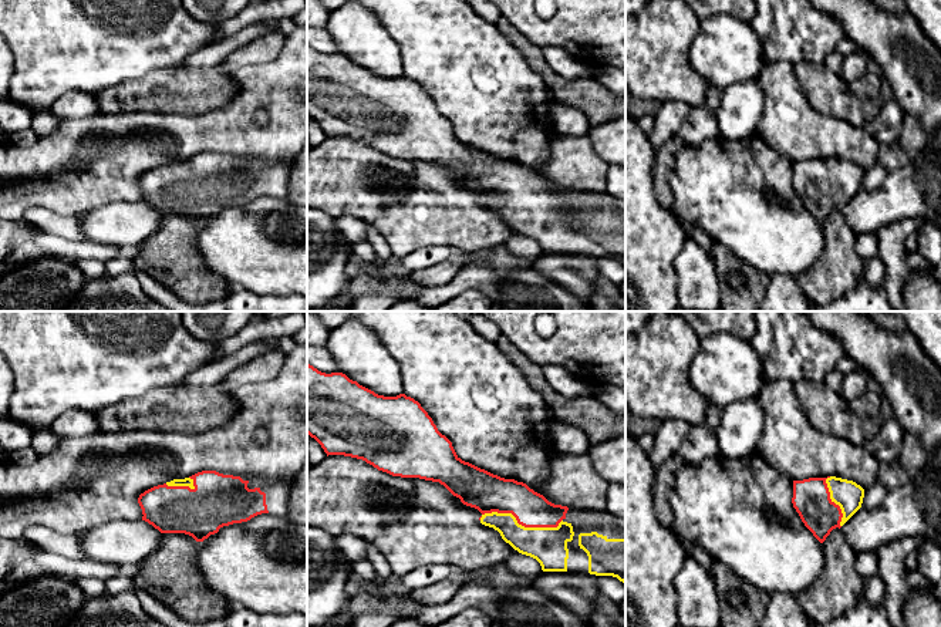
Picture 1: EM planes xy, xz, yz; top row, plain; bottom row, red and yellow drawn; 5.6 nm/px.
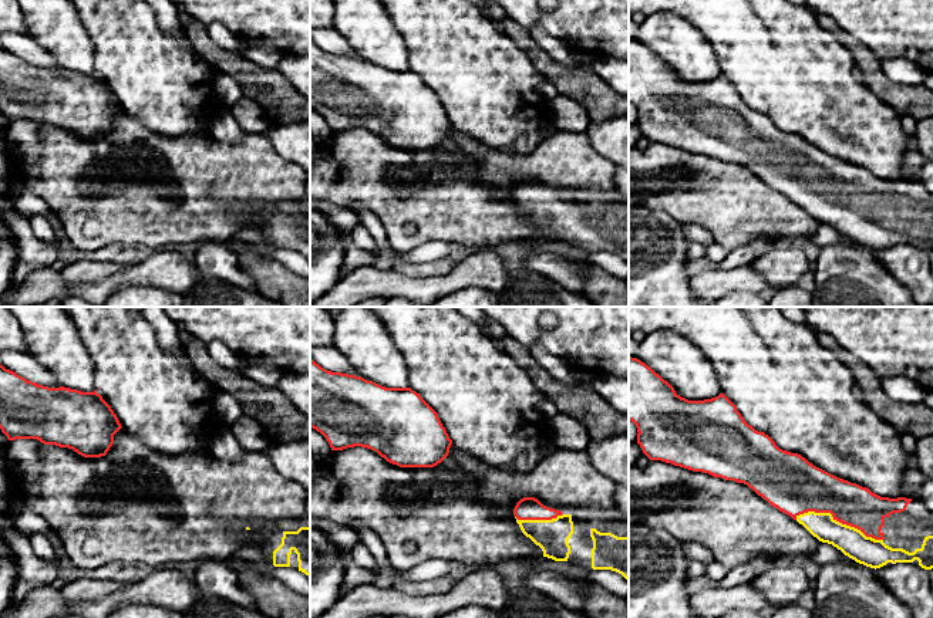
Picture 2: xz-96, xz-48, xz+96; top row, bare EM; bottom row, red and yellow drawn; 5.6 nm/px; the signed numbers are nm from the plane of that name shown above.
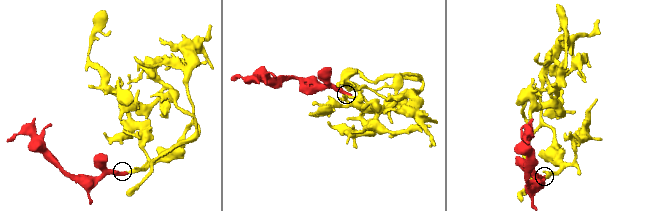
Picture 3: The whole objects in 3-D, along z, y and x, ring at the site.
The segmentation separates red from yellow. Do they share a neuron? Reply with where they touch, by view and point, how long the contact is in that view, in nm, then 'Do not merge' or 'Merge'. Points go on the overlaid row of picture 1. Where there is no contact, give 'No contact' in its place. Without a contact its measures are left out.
Touches red at xz (520, 523). Shared border 480 nm. Merge

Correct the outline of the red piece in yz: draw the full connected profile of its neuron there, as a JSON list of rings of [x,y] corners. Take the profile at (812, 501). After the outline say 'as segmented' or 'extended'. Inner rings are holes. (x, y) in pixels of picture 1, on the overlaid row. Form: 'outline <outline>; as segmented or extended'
outline [[[836,476],[793,481],[793,508],[820,543],[861,508],[863,498],[860,485]]]; extended

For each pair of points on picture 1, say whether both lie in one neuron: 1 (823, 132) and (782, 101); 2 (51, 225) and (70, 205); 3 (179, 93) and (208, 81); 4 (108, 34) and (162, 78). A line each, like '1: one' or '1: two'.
1: one
2: two
3: one
4: two

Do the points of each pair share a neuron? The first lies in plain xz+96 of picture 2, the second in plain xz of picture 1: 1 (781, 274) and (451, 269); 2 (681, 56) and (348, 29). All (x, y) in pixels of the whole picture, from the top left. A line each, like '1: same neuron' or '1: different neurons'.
1: same neuron
2: same neuron

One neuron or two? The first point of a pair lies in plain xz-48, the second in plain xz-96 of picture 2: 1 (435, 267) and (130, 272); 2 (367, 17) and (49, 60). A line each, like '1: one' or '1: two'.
1: two
2: two

